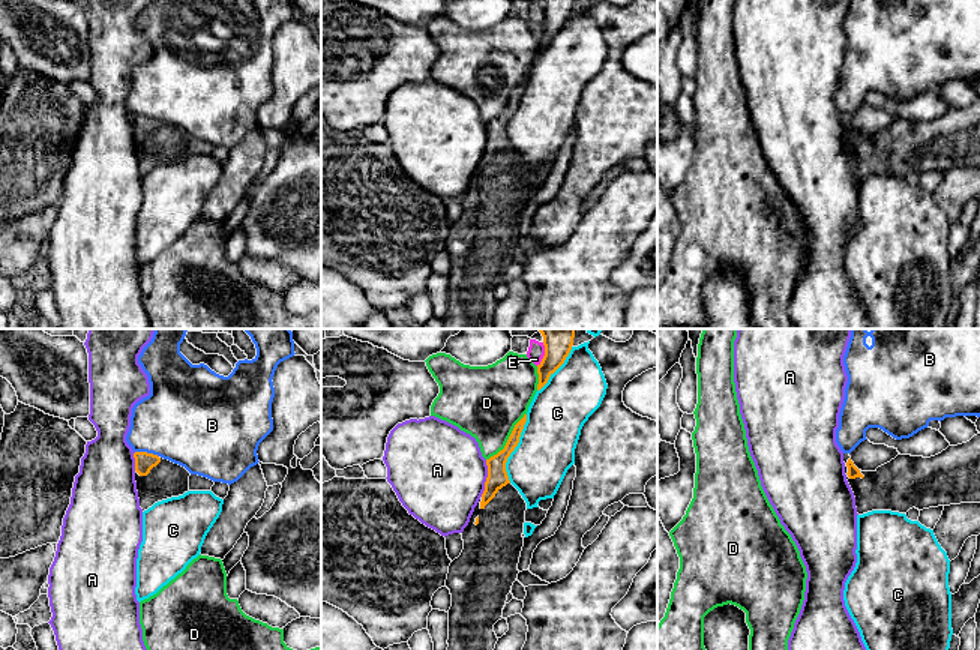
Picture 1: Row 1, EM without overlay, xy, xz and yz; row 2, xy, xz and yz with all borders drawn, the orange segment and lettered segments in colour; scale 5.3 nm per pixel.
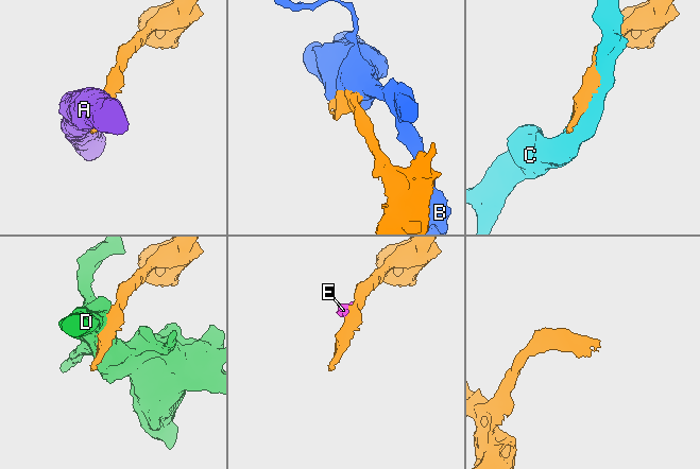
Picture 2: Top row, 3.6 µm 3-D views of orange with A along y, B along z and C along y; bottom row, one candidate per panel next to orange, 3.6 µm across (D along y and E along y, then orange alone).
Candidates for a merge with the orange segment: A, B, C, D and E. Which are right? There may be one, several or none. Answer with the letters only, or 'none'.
none

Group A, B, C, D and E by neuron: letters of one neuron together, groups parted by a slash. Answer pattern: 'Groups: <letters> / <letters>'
Groups: A / B / C / D / E

